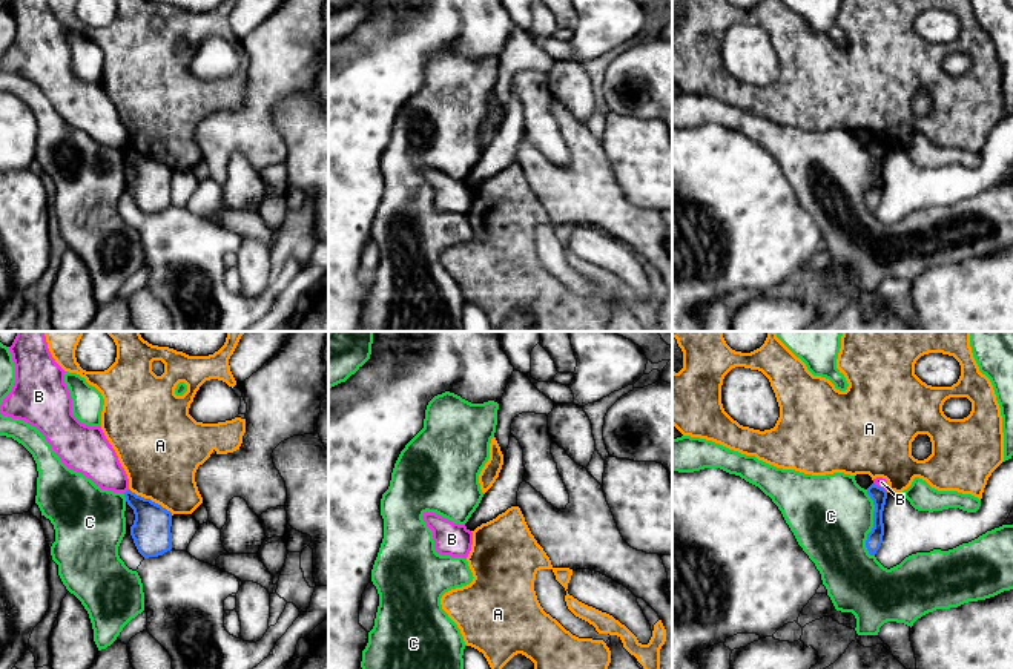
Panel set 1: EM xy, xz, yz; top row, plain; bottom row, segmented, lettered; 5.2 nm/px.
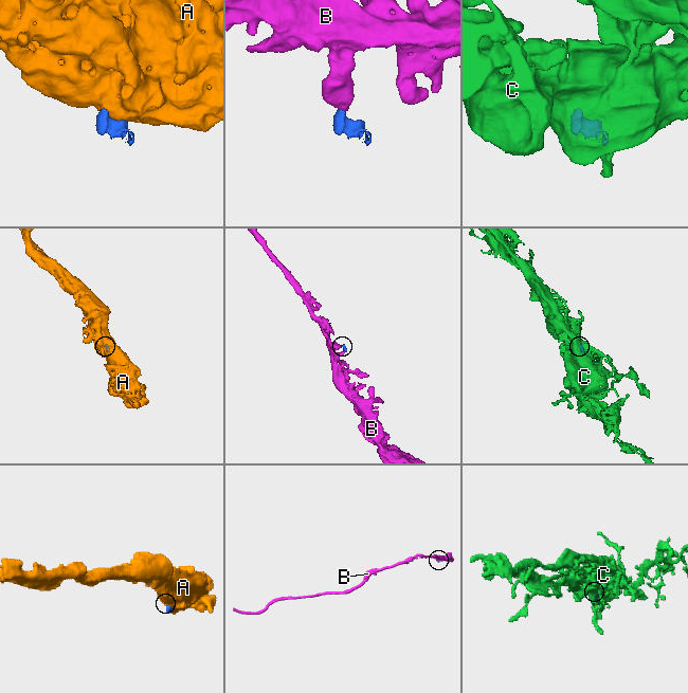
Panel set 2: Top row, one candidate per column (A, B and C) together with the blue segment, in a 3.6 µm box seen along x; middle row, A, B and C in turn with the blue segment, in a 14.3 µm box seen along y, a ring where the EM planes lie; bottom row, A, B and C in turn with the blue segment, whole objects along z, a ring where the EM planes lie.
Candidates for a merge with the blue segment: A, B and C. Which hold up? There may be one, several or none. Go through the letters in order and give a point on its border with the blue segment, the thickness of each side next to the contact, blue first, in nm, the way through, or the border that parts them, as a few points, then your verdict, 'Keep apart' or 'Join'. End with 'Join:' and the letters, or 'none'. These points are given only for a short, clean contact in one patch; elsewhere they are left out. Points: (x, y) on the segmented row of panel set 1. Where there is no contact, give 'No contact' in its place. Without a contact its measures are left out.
A: Touches blue at xy (149, 499). Thickness 200 nm (blue) against 420 nm. Keep apart
B: Touches blue at xy (126, 491). Thickness 200 nm (blue) against 220 nm. Boundary: xy (128, 488), (123, 493). Keep apart
C: Touches blue at yz (874, 523). Thickness 90 nm (blue) against 420 nm. Join
Join: C

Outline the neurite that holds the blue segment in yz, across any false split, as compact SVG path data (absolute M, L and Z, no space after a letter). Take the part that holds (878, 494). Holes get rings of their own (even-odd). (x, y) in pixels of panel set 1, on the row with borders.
M875 483L867 488L867 494L873 500L873 528L867 534L866 548L870 555L875 555L883 543L884 536L884 523L883 523L883 511L887 499L887 491Z

